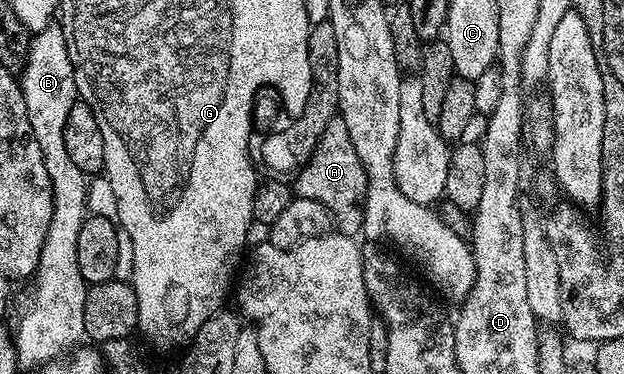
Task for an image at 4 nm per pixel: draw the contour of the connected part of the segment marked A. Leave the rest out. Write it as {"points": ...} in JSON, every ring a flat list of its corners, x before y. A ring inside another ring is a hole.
{"points":[[341,115,332,119,328,127,324,127,324,135,320,135,320,143,312,151,306,164,297,170,298,178,292,181,295,194,304,199,312,199,326,208,335,222,337,232,358,235,362,233,362,210,366,204,366,166,362,164,360,155,356,155,356,147,352,147,352,135,348,135,348,123,344,123]]}

